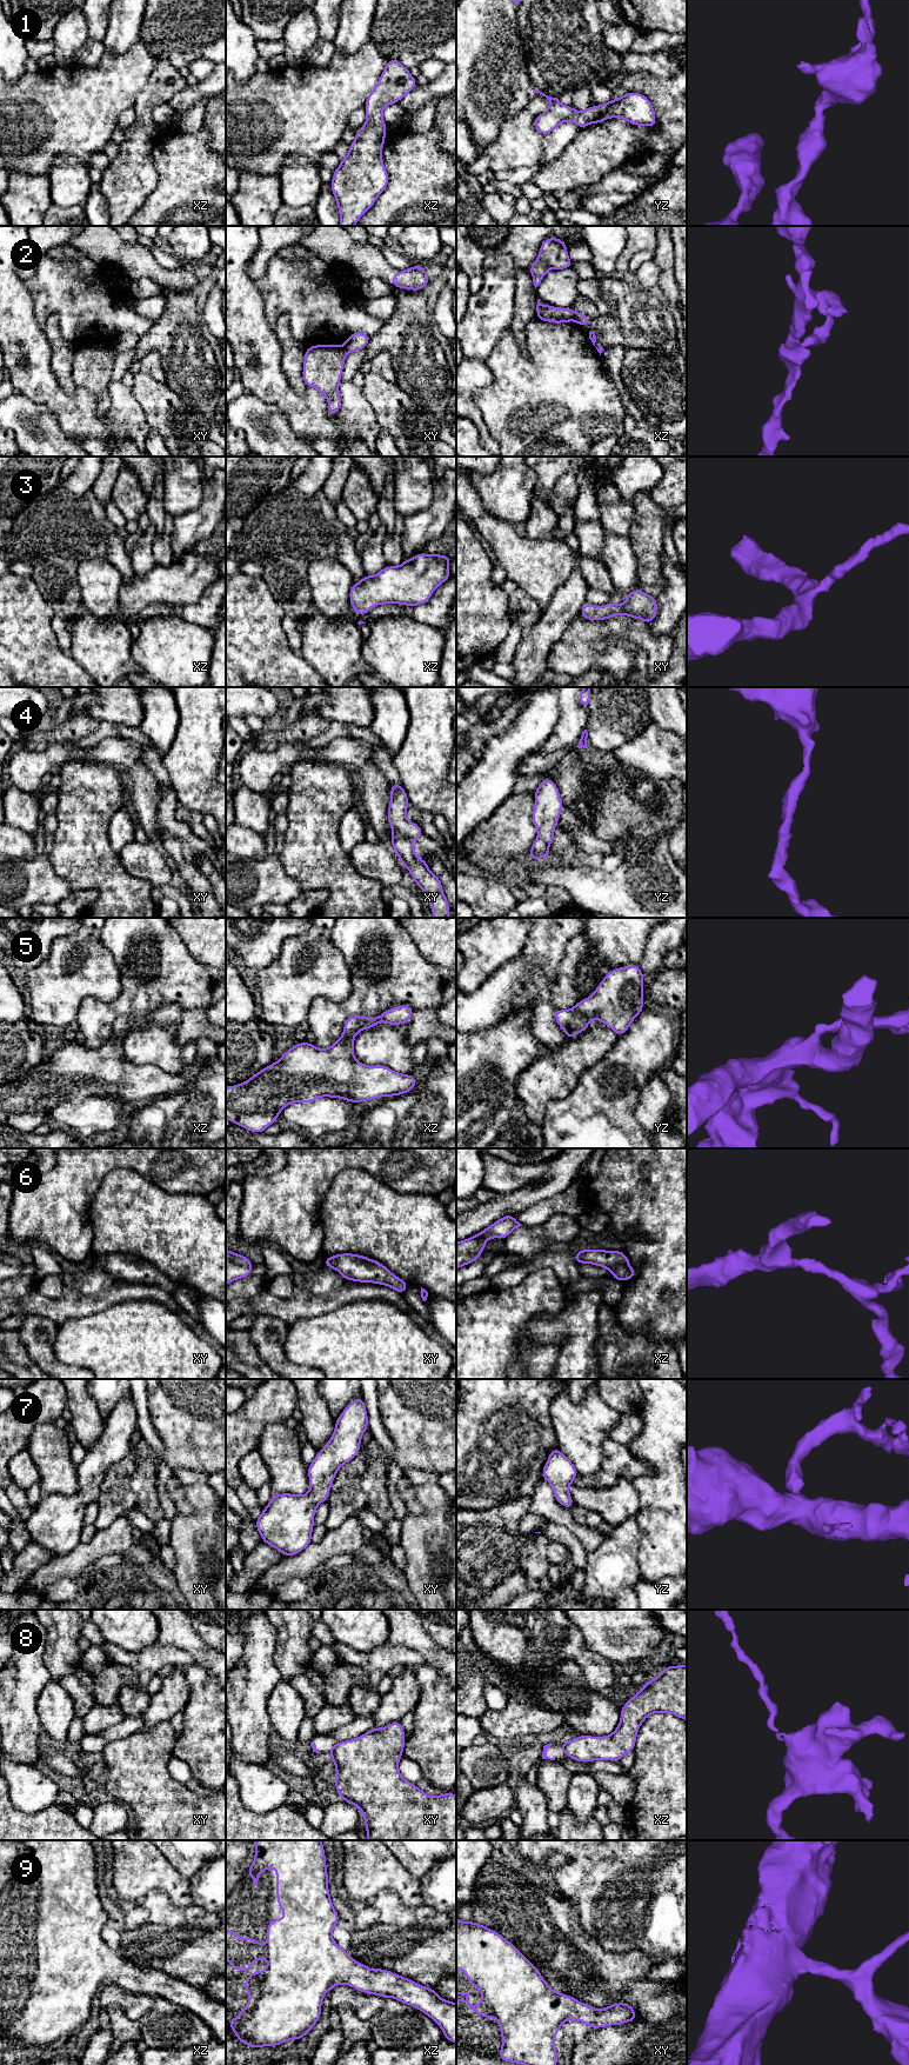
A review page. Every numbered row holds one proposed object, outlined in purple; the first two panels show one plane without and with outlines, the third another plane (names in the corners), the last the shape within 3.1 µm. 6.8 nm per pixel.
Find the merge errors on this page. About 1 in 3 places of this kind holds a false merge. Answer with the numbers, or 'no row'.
2, 8

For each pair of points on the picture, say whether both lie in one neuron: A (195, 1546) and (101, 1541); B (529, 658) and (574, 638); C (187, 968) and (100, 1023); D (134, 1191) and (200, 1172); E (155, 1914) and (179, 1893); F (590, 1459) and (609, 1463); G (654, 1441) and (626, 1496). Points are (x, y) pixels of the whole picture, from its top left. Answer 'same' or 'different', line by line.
A: different
B: different
C: same
D: different
E: different
F: different
G: different

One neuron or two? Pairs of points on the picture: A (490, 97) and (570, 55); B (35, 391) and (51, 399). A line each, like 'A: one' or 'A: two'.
A: two
B: one

